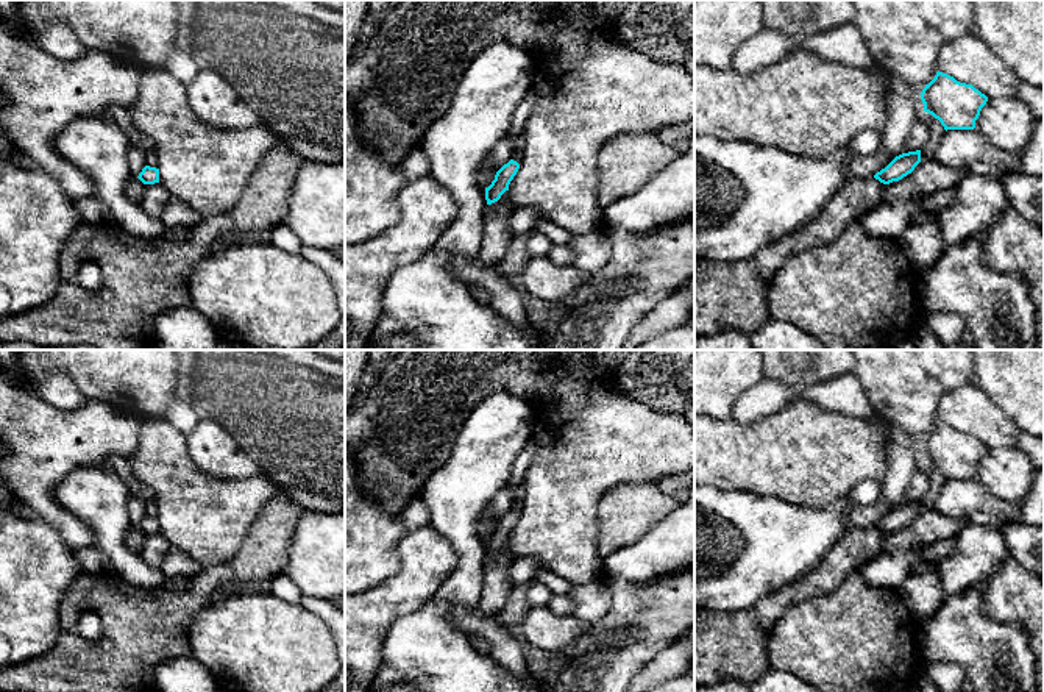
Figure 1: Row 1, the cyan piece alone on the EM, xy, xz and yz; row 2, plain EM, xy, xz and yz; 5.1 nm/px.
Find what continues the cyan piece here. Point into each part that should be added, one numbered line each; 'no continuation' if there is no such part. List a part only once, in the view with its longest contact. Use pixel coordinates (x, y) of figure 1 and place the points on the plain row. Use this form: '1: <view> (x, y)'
no continuation

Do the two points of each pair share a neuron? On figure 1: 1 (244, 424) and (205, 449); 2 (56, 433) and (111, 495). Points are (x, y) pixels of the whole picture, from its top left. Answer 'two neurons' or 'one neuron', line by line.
1: two neurons
2: two neurons

